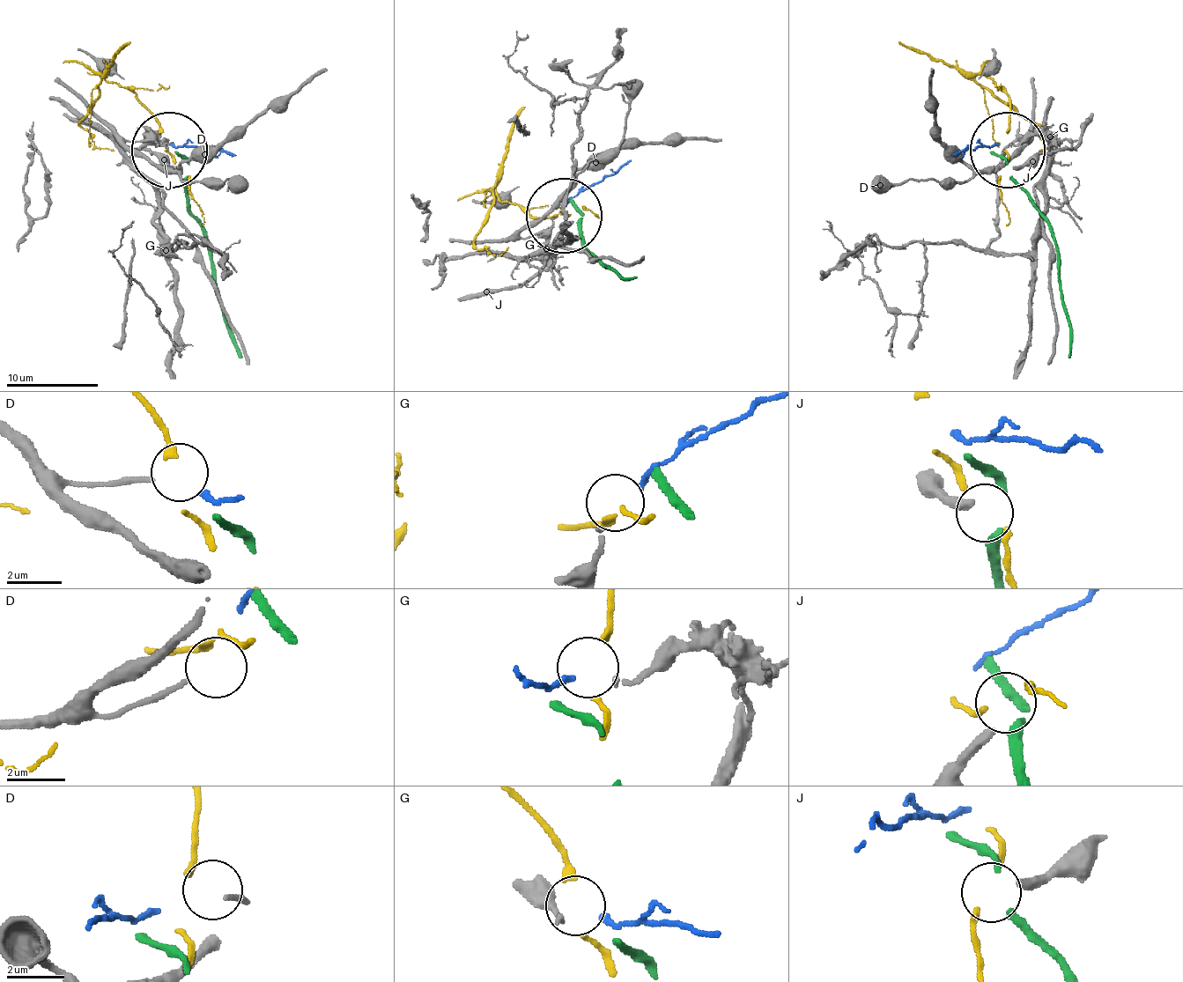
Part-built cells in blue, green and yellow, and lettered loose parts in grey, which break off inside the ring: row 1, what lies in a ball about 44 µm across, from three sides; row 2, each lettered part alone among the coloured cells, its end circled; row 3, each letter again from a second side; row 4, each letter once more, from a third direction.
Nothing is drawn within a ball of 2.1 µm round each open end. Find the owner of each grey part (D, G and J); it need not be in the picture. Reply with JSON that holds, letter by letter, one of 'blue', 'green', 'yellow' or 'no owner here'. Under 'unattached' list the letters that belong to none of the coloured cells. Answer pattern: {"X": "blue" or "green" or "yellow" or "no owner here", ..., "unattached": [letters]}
{"D": "no owner here", "G": "blue", "J": "no owner here", "unattached": ["D", "J"]}

